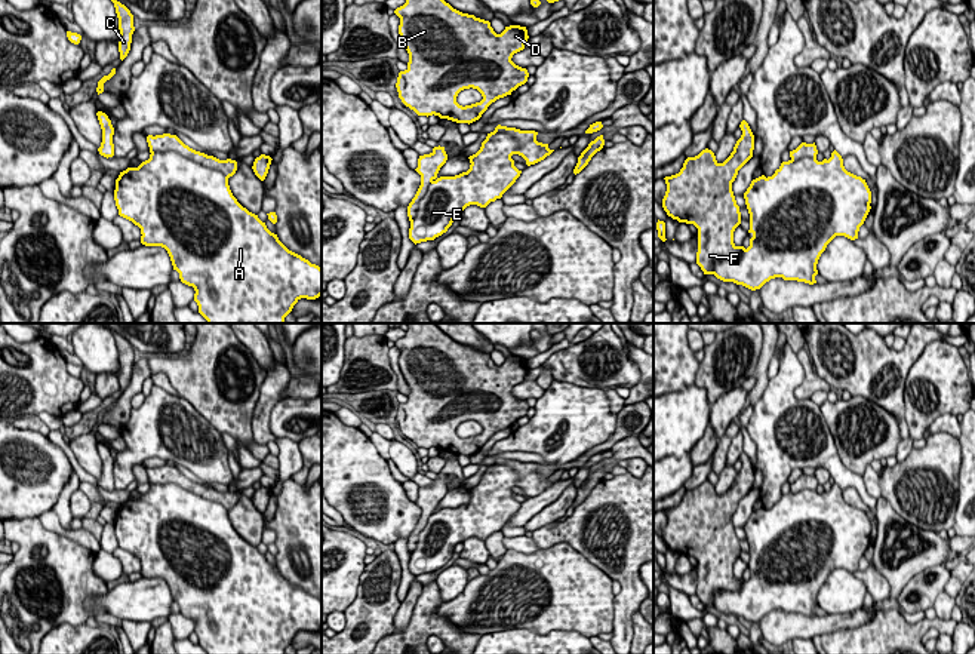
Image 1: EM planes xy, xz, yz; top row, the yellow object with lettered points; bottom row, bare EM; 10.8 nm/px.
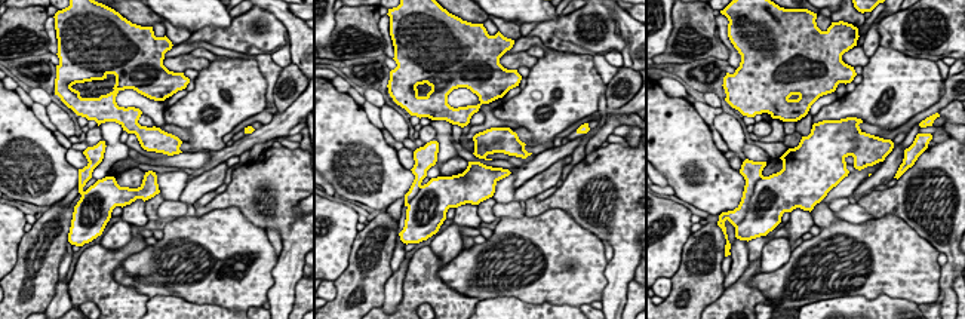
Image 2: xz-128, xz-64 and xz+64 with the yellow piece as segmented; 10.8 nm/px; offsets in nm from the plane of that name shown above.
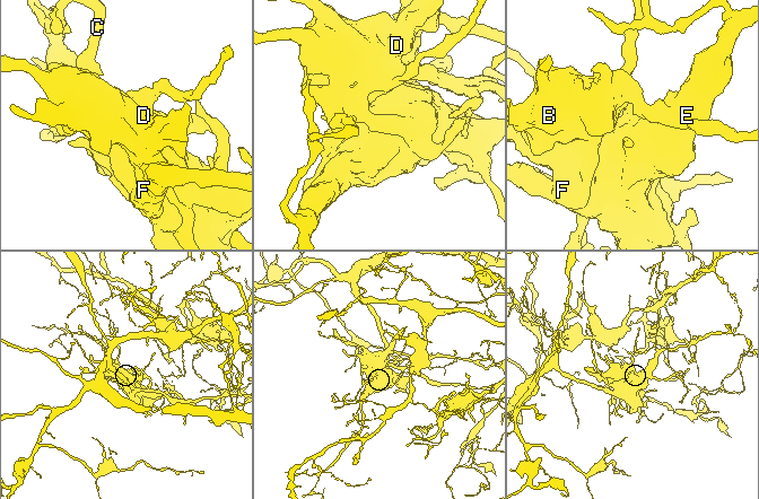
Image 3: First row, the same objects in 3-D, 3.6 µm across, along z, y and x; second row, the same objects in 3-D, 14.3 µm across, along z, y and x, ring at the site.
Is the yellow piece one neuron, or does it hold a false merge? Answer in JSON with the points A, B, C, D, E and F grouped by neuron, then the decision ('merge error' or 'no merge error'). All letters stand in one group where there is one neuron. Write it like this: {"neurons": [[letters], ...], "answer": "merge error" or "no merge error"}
{"neurons": [["A", "E"], ["B", "C", "D", "F"]], "answer": "merge error"}

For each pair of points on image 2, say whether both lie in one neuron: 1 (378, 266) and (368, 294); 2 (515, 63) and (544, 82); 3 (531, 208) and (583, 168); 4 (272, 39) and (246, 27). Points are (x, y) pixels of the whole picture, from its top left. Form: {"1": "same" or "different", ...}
{"1": "same", "2": "different", "3": "same", "4": "same"}

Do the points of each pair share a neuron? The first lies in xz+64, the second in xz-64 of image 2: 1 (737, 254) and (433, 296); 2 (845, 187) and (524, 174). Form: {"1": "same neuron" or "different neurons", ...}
{"1": "different neurons", "2": "same neuron"}

